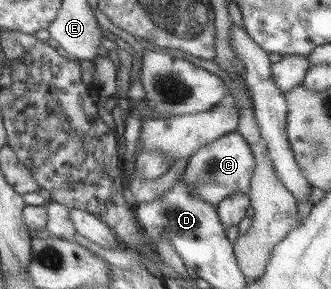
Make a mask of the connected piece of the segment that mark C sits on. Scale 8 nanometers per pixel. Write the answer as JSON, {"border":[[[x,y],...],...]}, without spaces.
{"border":[[[235,131],[198,148],[198,151],[190,156],[180,177],[184,179],[188,189],[192,189],[194,197],[218,205],[228,195],[248,194],[250,175],[252,175],[254,166],[255,161],[248,144]]]}

